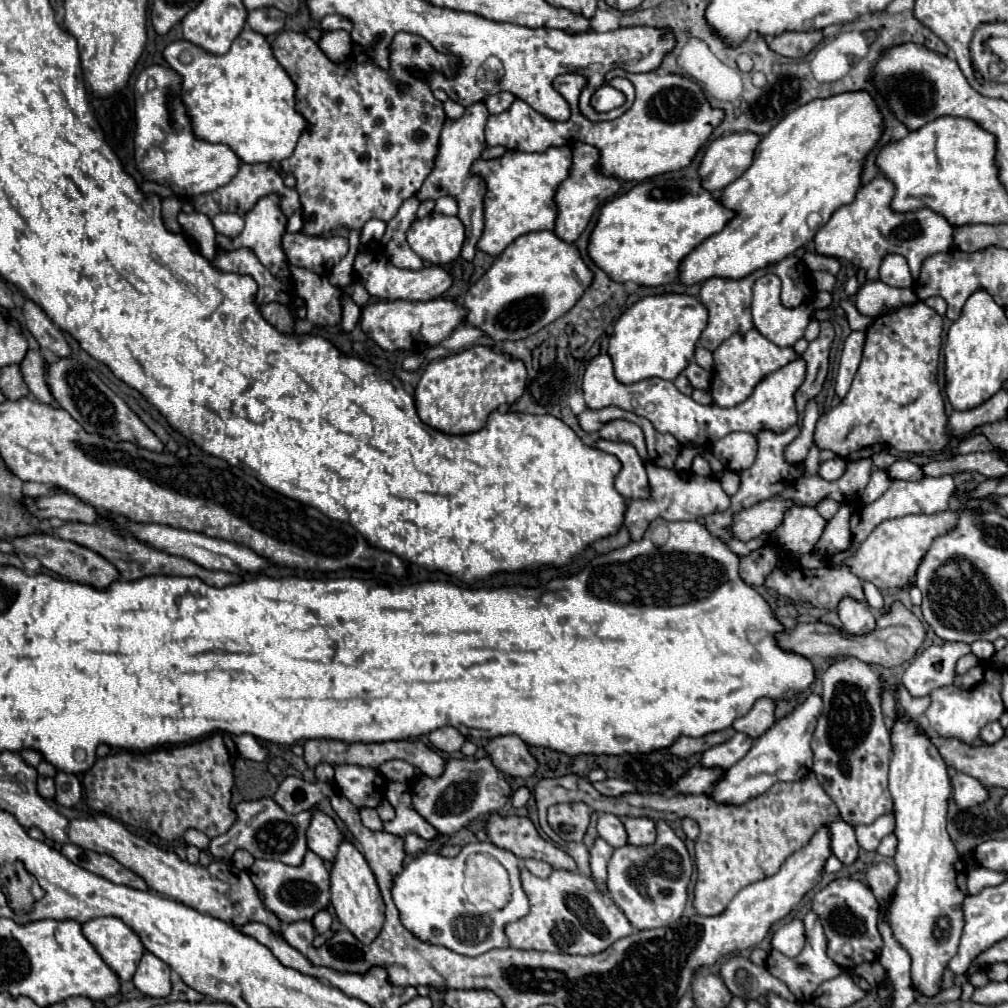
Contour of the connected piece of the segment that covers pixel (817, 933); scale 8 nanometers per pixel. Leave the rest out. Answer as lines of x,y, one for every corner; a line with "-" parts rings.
809,911
803,921
805,921
805,931
807,931
807,943
805,943
803,951
795,959
787,959
787,957
783,957
782,953
772,949
767,957
767,969
777,979
785,981
787,987
791,989
791,993
799,1001
811,1001
813,991
823,981
829,981
829,979
841,975
843,969
839,969
839,965
835,965
835,961
831,961
831,957
827,955
827,939
825,939
825,933
823,933
823,925
821,925
819,915
815,915
813,911

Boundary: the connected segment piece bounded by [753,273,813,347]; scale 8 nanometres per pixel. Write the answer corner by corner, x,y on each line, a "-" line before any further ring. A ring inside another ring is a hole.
767,273
759,277
753,286
753,324
754,327
767,337
777,347
793,347
805,333
805,327
811,321
811,305
801,305
799,309
787,309
779,301
779,277

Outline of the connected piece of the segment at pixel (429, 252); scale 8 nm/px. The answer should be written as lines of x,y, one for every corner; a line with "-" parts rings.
429,213
417,219
407,231
409,247
427,263
447,265
461,253
465,227
459,217

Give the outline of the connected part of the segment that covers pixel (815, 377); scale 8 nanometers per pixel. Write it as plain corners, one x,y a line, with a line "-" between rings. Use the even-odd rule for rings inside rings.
823,321
819,337
815,341
811,341
807,351
801,355
807,363
807,375
805,375
805,381
795,395
797,411
803,411
805,405
811,399
815,399
815,395
823,389
827,369
829,369
829,351
831,351
833,337
835,337
835,331
833,331
831,321

